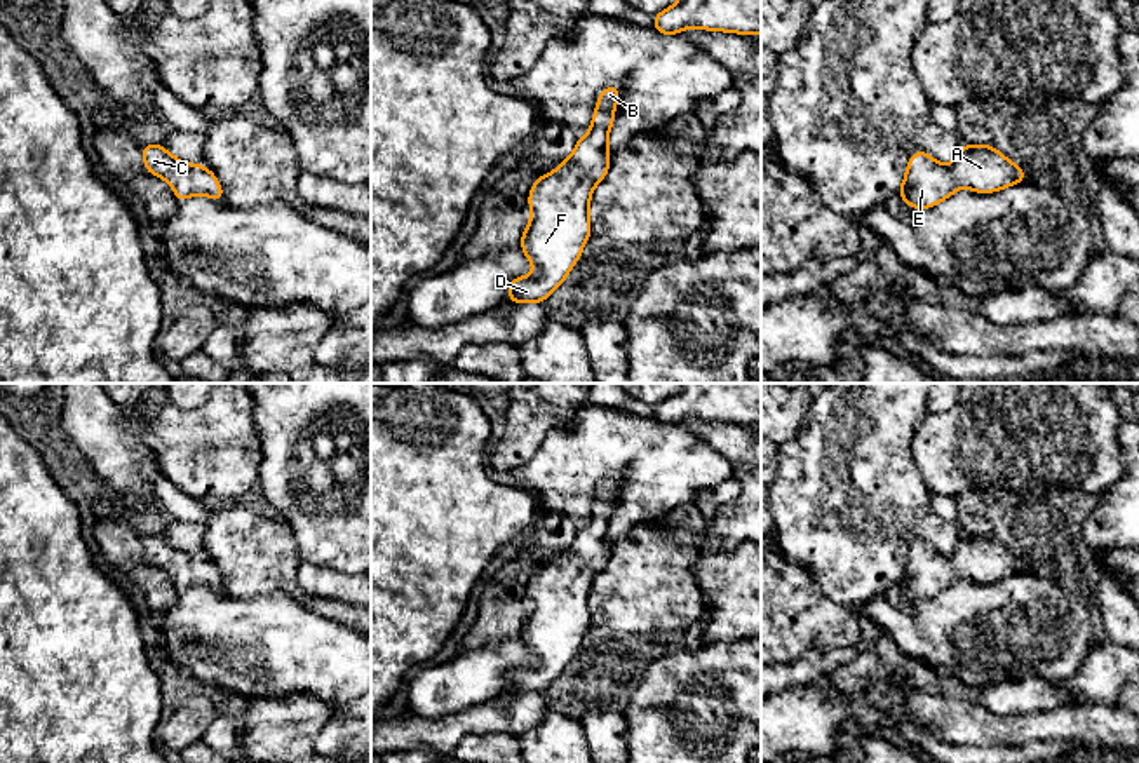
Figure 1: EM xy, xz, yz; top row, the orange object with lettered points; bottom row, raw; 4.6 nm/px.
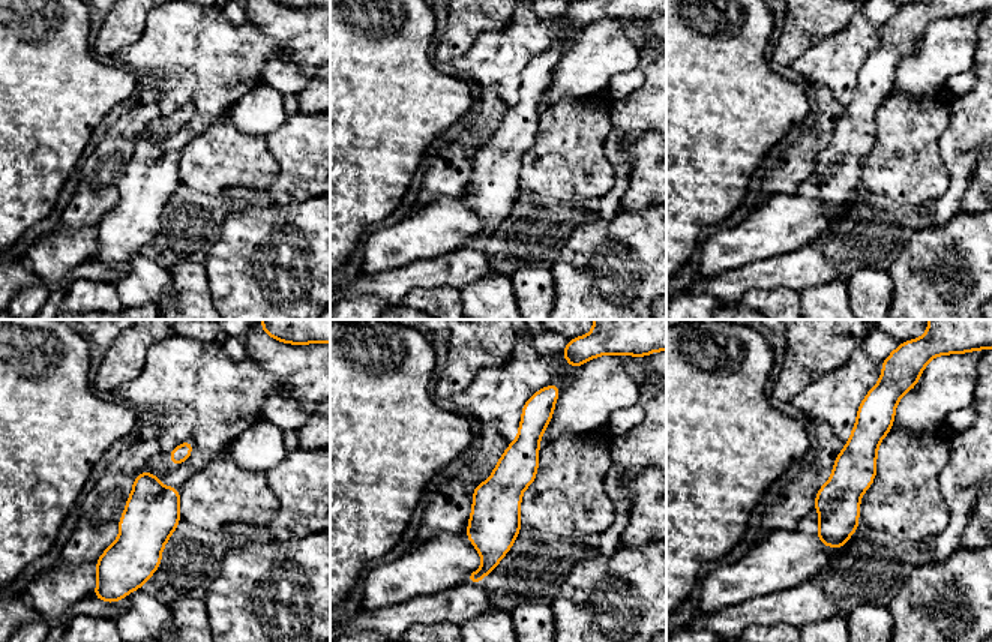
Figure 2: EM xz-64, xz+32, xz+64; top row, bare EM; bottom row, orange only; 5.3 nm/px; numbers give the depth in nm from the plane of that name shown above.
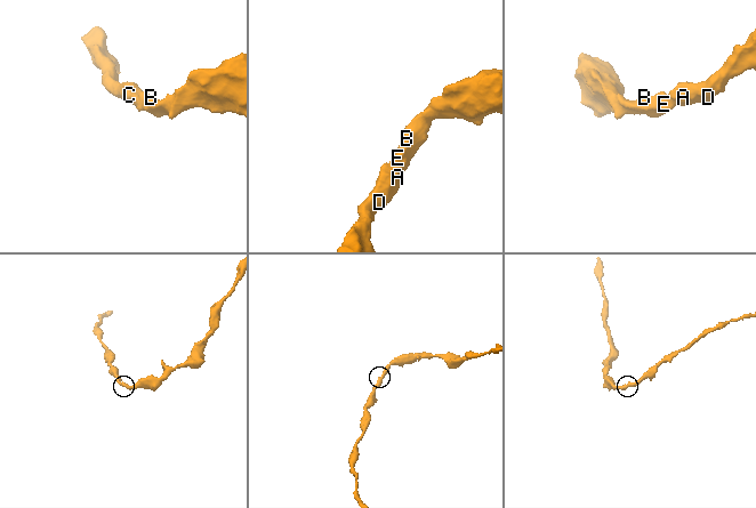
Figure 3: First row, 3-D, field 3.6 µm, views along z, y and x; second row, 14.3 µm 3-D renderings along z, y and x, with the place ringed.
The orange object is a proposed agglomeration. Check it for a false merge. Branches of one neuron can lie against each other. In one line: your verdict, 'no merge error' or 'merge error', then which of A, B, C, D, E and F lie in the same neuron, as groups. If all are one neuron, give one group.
no merge error; groups A B C D E F

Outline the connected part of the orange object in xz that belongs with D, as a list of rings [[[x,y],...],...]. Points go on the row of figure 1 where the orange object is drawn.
[[[618,84],[601,91],[590,131],[576,139],[573,153],[554,172],[535,179],[528,195],[531,221],[519,244],[535,275],[510,280],[509,303],[543,303],[580,260],[592,235],[592,188],[606,178],[611,164],[608,136],[618,96]]]

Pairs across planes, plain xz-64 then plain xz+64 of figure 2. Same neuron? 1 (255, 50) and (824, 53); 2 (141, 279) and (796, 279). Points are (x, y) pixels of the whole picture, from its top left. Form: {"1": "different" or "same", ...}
{"1": "same", "2": "different"}

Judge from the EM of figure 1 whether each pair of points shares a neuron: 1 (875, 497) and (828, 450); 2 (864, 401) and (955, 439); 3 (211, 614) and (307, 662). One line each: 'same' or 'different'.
1: same
2: different
3: same

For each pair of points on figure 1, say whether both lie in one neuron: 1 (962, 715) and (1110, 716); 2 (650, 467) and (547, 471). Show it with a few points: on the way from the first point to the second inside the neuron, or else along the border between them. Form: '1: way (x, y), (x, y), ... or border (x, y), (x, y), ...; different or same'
1: way (998, 727), (1073, 723); same
2: way (624, 457), (577, 457), (573, 460); same

